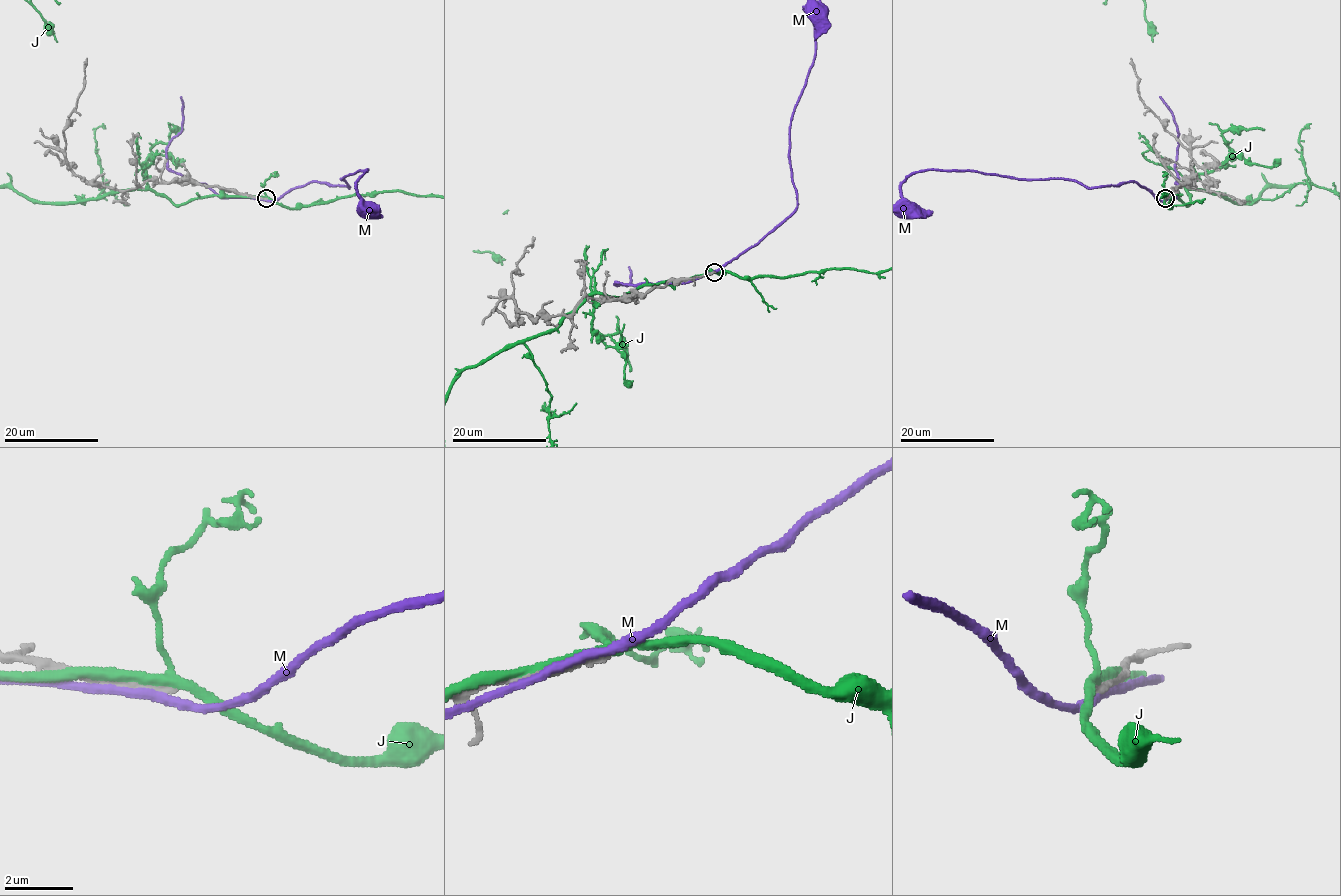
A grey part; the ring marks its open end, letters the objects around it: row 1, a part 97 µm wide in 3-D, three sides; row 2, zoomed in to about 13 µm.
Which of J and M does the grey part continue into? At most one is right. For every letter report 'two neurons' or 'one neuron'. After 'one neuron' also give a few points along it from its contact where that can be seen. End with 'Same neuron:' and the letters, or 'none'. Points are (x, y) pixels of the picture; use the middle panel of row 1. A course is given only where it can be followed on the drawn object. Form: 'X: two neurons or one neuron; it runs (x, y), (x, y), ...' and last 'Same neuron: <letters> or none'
J: two neurons
M: two neurons
Same neuron: none

